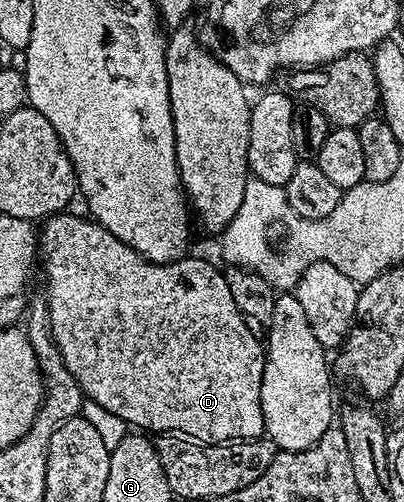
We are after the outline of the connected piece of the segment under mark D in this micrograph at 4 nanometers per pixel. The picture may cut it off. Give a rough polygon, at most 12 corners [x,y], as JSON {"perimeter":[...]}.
{"perimeter":[[43,221],[48,322],[91,403],[265,435],[265,345],[221,269]]}

